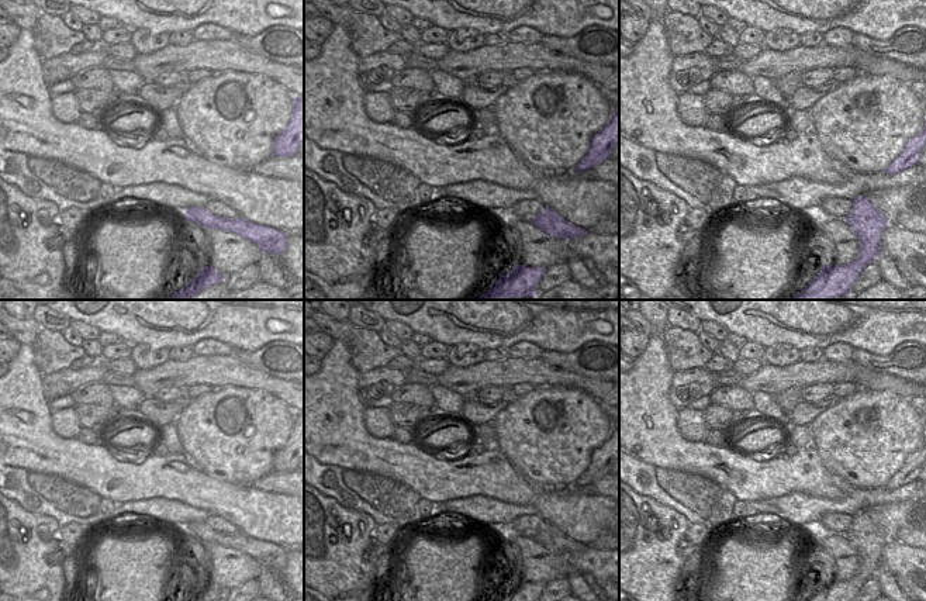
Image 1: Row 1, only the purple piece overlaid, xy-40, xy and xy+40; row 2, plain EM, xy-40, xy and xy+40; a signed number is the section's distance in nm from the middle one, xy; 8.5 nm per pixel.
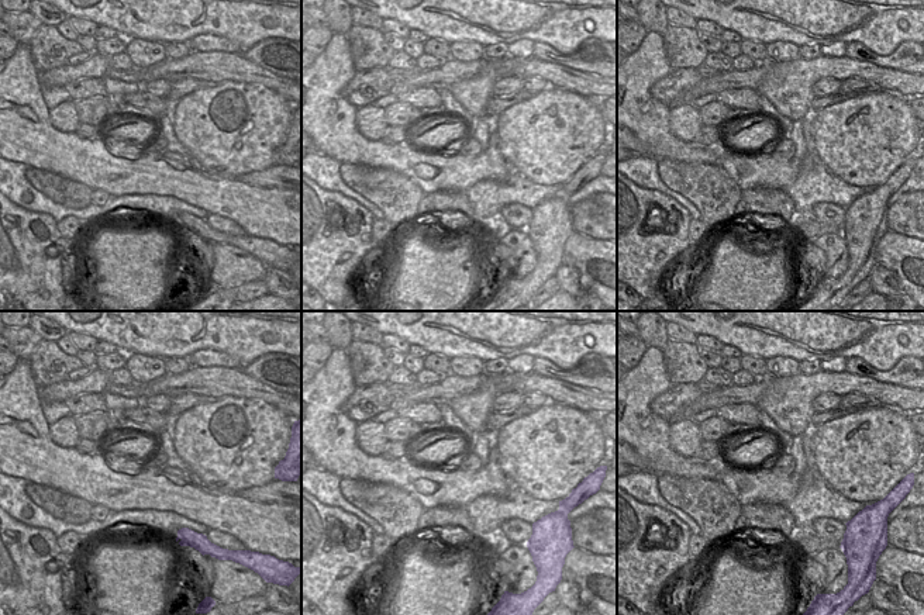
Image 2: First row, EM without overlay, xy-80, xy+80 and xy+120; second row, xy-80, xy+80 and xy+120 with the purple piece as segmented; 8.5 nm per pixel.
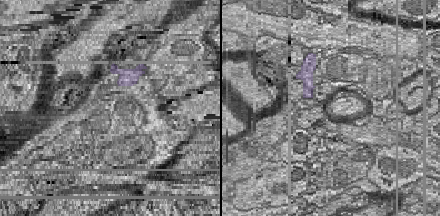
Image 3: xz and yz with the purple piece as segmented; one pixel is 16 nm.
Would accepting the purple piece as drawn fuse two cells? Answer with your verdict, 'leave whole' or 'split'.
split

